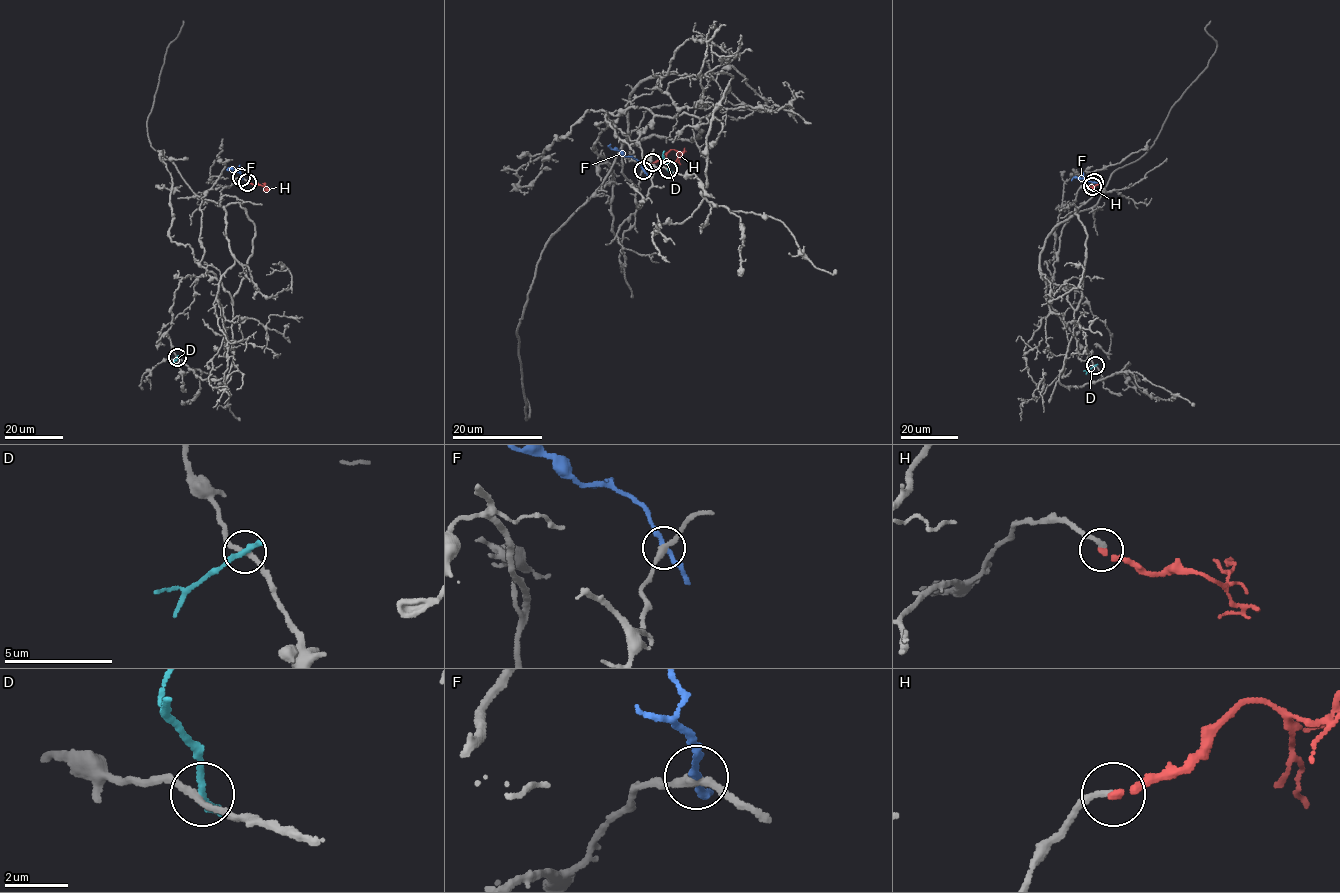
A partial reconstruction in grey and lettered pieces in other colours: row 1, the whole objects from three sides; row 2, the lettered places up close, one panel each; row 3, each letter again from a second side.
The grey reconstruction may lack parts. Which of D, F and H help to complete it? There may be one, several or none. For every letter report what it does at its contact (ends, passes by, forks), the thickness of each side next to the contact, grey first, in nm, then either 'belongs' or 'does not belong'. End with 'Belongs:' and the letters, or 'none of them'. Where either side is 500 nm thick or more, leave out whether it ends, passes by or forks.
D: it ends there; 220 nm thick on the grey side, 320 nm on the other; does not belong
F: it passes by; 280 nm thick on the grey side, 200 nm on the other; does not belong
H: it ends there; 220 nm thick on the grey side, 240 nm on the other; does not belong
Belongs: none of them

